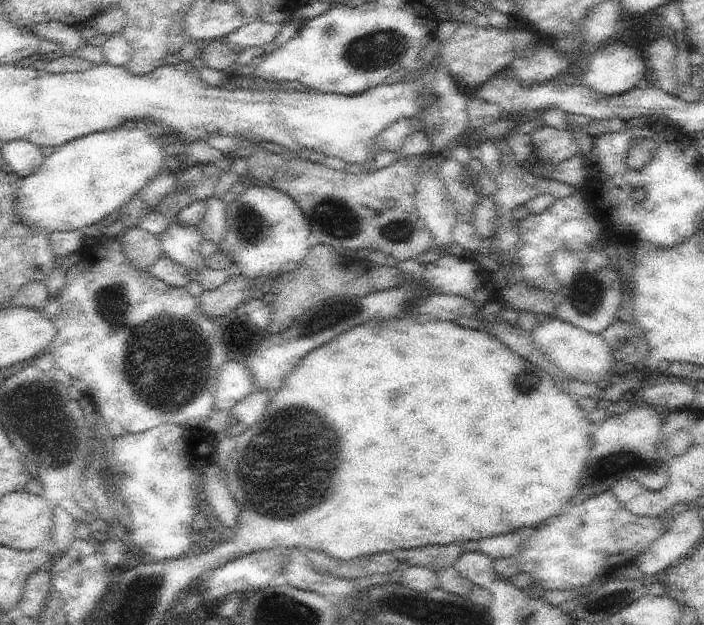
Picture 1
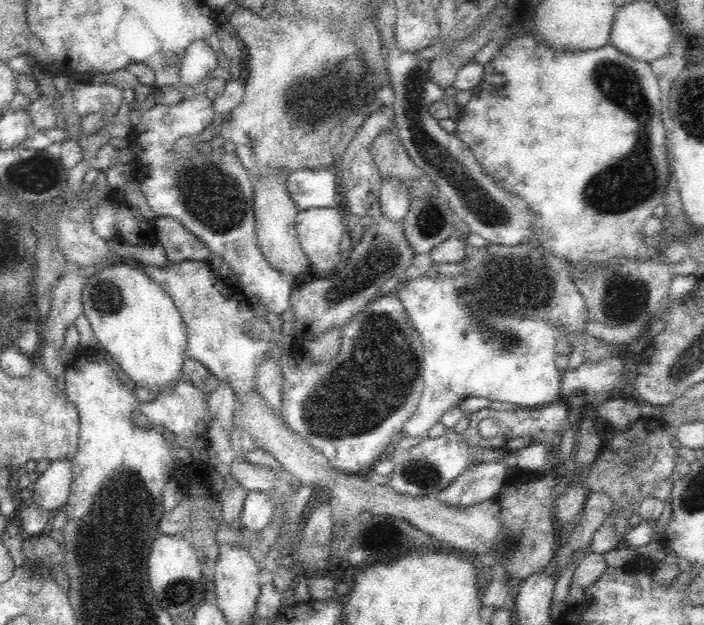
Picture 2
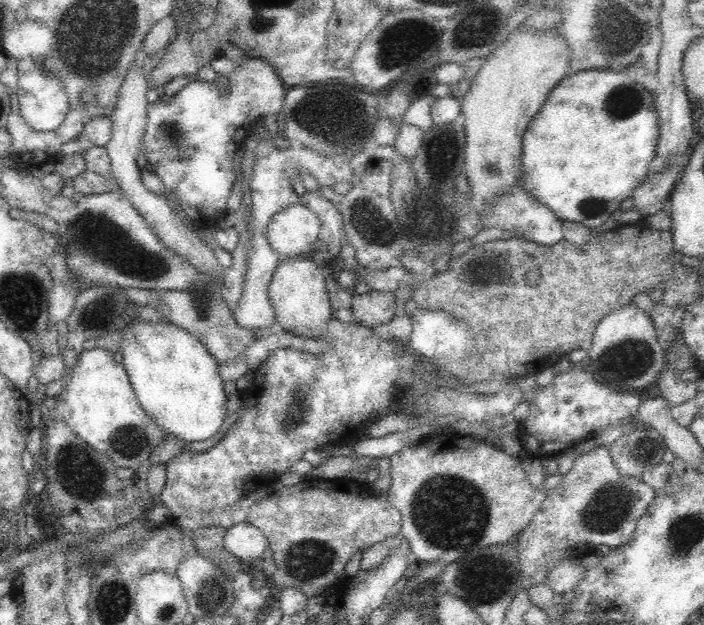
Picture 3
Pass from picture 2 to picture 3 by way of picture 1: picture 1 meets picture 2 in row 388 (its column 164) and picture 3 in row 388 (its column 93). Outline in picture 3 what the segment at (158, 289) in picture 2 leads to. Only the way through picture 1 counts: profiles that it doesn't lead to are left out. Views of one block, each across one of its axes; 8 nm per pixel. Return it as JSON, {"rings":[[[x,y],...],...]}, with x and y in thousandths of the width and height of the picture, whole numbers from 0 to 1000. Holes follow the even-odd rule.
{"rings":[[[196,515],[185,528],[173,531],[173,547],[169,552],[166,560],[173,560],[173,582],[179,586],[196,645],[236,696],[256,701],[259,709],[271,709],[293,704],[310,691],[321,669],[318,606],[310,594],[310,578],[277,538],[243,517]]]}

